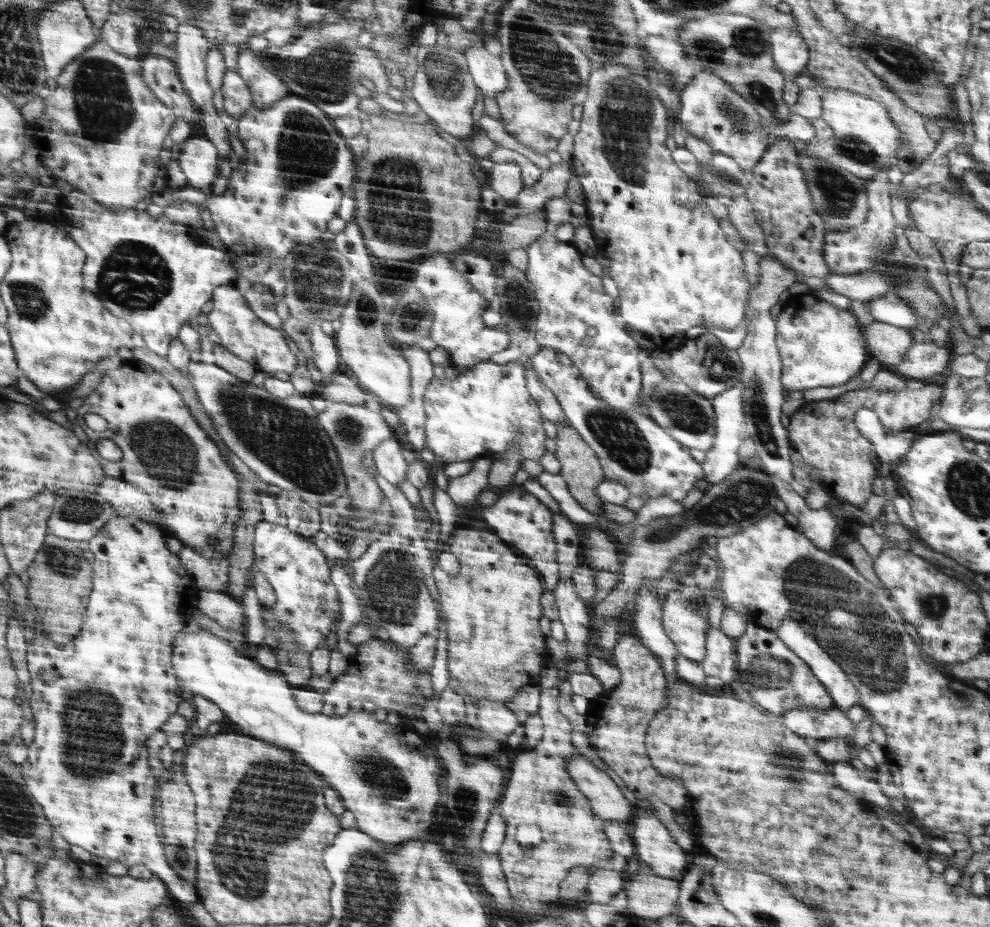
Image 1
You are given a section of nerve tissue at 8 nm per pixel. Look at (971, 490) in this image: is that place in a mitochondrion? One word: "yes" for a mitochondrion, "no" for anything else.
yes

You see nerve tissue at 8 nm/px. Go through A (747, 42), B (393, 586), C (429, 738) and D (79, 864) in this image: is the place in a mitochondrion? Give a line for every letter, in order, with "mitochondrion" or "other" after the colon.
A: mitochondrion
B: mitochondrion
C: other
D: other

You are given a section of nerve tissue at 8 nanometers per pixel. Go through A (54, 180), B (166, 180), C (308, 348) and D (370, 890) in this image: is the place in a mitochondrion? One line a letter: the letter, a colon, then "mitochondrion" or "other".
A: other
B: other
C: other
D: mitochondrion

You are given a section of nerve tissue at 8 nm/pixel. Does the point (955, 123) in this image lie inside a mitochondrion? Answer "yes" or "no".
no

